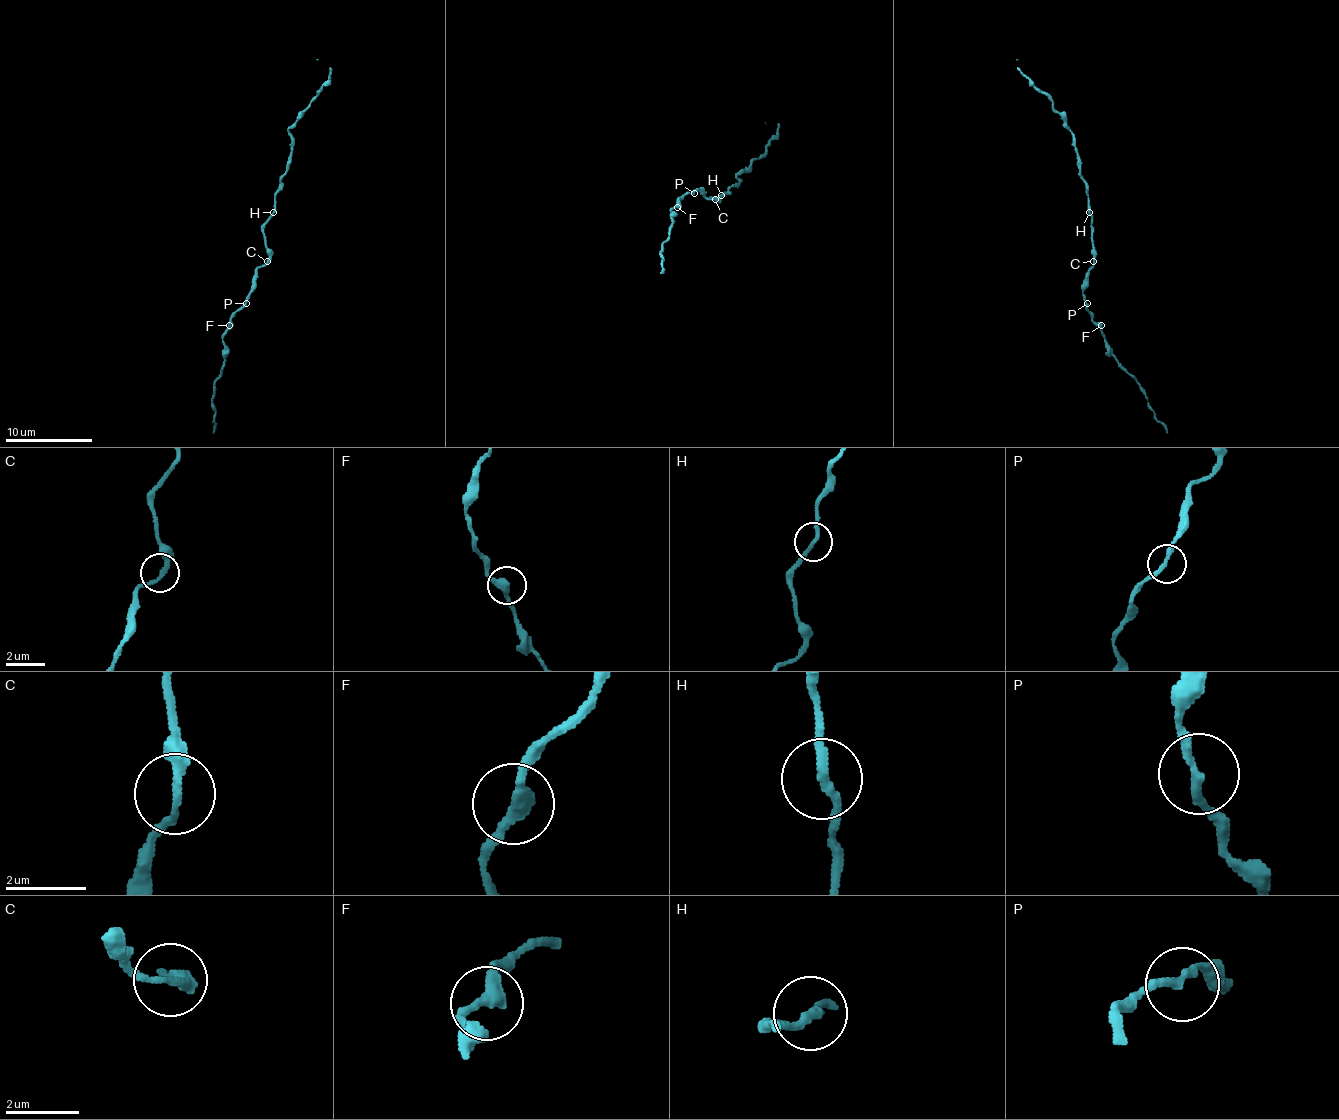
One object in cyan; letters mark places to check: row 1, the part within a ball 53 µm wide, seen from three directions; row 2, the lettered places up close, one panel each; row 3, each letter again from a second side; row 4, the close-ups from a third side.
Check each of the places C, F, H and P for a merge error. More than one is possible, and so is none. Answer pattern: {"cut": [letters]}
{"cut": ["H"]}

